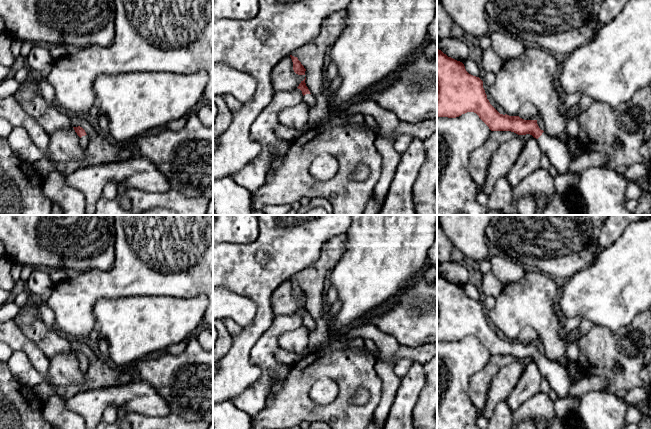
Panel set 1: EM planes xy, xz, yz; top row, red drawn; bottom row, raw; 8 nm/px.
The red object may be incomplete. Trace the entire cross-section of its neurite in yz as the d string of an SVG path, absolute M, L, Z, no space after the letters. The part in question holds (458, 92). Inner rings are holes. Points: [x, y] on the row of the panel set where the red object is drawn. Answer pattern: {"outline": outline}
{"outline": "M437 49L437 117L456 118L467 112L476 113L491 131L511 131L518 135L532 135L539 141L542 152L548 157L558 175L570 171L569 165L572 161L572 154L562 141L541 130L537 120L524 120L519 116L500 114L487 99L483 81L479 77L469 74L462 62L448 57Z"}

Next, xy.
{"outline": "M78 126L78 127L73 127L75 132L77 133L77 135L80 137L80 141L81 141L81 146L85 149L87 149L87 145L88 145L88 136L85 132L85 130Z"}

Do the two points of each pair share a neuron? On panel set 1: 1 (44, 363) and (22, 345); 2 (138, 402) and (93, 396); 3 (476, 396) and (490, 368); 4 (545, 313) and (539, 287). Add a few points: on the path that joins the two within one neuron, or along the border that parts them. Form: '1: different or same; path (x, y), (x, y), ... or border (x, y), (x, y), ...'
1: same; path (39, 359), (27, 347)
2: same; path (127, 396), (104, 396)
3: same; path (478, 389), (480, 381), (485, 375)
4: same; path (539, 307), (539, 293)

